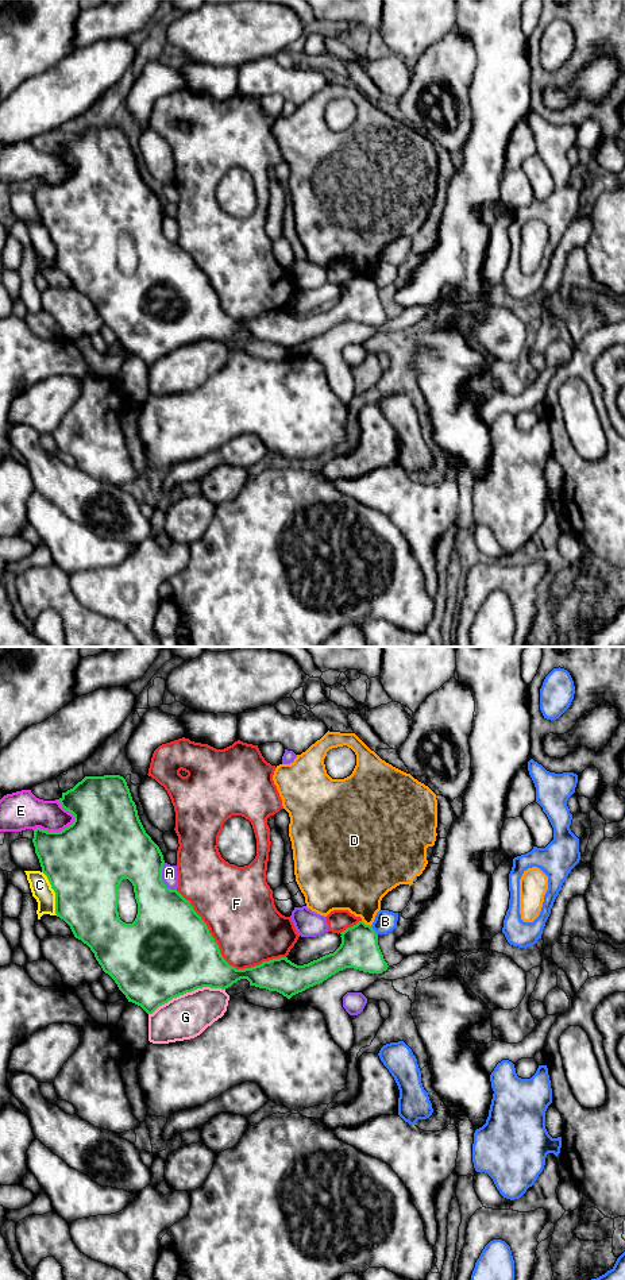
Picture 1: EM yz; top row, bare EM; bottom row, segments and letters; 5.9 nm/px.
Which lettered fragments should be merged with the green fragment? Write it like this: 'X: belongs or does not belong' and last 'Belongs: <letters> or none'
A: does not belong
B: does not belong
C: does not belong
D: does not belong
E: does not belong
F: does not belong
G: does not belong
Belongs: none

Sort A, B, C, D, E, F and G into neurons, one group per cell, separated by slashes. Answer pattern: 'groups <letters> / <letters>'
groups A / B / C / D / E / F / G

